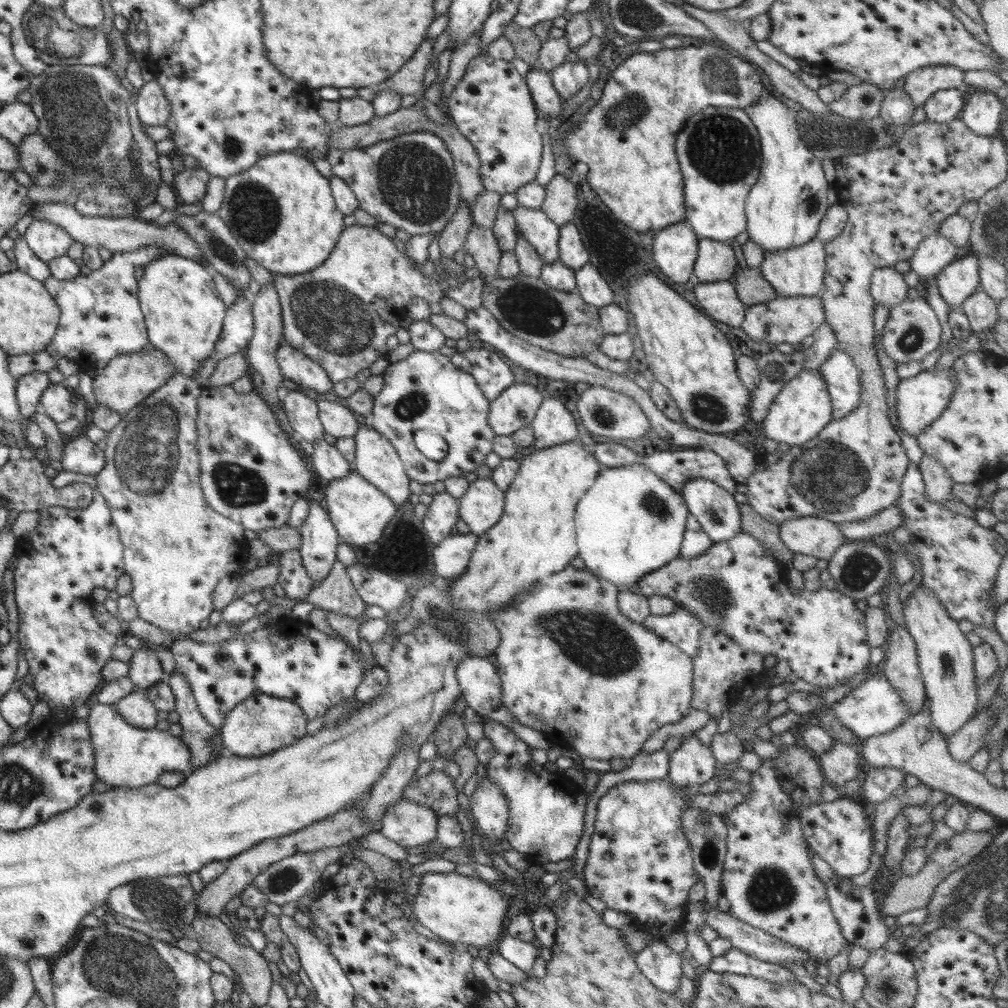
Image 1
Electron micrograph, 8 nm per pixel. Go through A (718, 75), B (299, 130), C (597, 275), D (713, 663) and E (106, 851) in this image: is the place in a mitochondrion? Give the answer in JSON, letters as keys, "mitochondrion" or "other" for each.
{"A":"mitochondrion","B":"other","C":"other","D":"other","E":"other"}

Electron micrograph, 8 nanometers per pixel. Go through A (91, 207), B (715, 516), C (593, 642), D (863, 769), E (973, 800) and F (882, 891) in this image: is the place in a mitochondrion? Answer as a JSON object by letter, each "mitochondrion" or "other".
{"A":"other","B":"mitochondrion","C":"mitochondrion","D":"other","E":"other","F":"other"}

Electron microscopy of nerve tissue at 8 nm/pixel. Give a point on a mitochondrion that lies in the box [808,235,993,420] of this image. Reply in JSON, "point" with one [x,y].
{"point":[913,337]}

